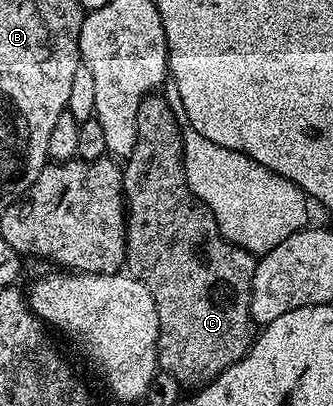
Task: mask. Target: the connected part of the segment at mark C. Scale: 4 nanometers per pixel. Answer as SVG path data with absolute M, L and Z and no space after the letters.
M152 93L145 96L141 101L141 105L137 107L137 137L133 145L133 153L127 156L122 164L123 202L127 208L127 262L125 267L129 274L137 281L141 281L141 285L145 285L145 289L149 289L149 293L153 293L153 301L157 305L157 317L159 318L159 340L157 341L157 349L159 350L158 370L173 376L179 382L180 388L198 389L206 387L218 375L225 373L225 369L229 369L229 365L241 361L241 357L251 348L253 342L253 331L251 335L251 327L253 328L251 290L253 289L253 273L255 272L257 259L251 252L230 243L219 232L219 226L209 209L209 205L205 205L205 201L201 201L195 196L193 189L189 189L187 178L185 177L185 165L183 164L181 119L177 114L176 108L172 107L167 104L167 99L163 96L163 93Z

